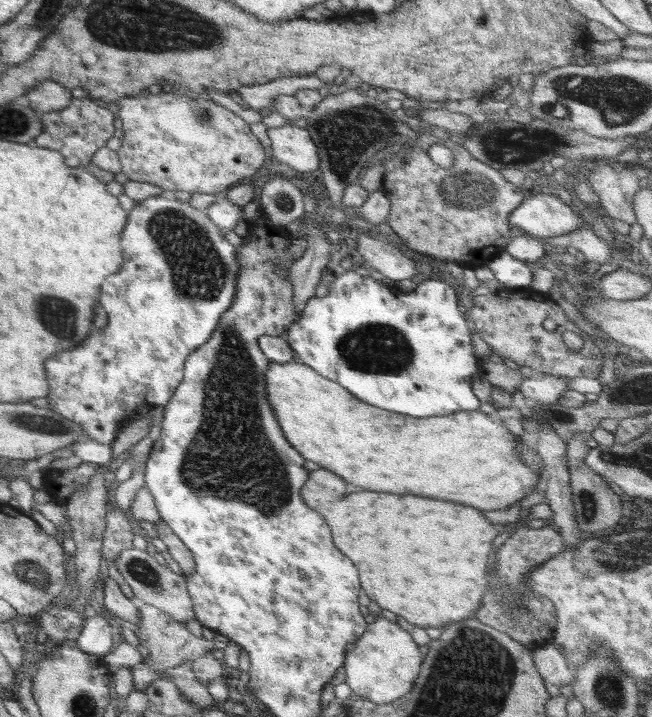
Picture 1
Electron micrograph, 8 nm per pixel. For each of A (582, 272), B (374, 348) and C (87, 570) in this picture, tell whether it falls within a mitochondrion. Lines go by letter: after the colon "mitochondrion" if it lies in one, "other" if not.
A: other
B: mitochondrion
C: other

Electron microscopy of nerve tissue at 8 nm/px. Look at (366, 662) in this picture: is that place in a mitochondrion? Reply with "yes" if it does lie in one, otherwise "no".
no

